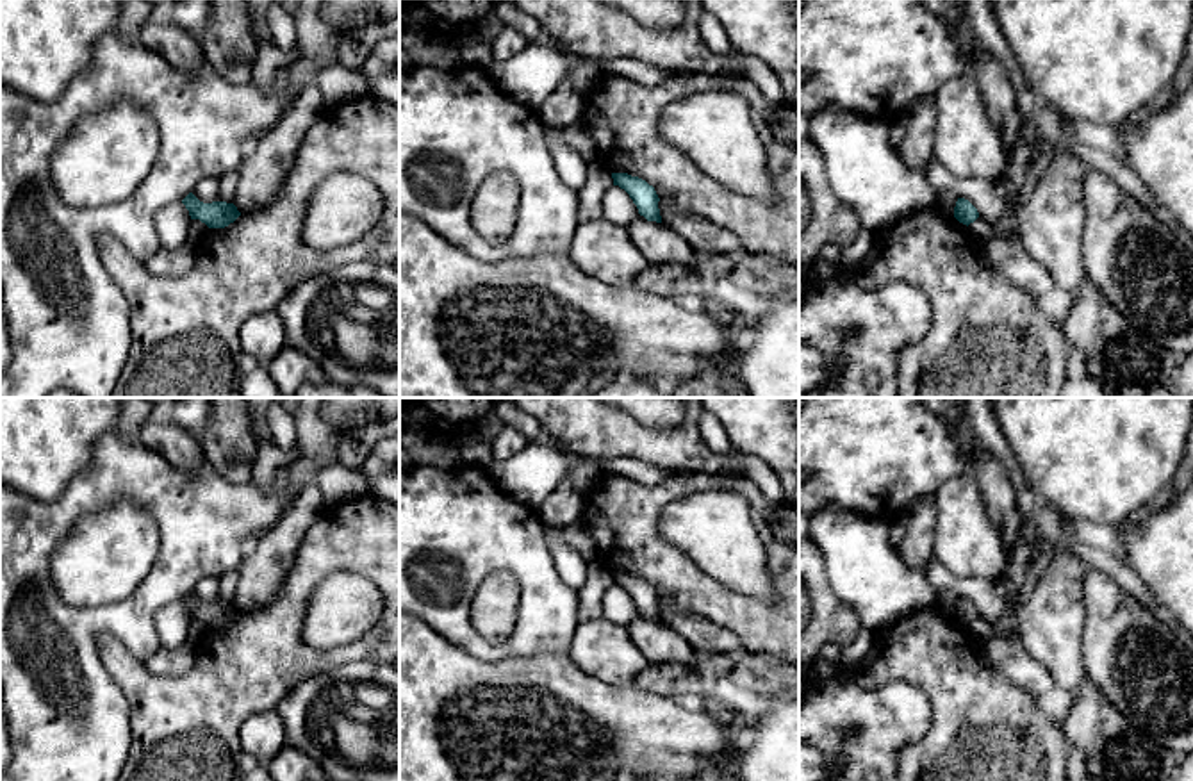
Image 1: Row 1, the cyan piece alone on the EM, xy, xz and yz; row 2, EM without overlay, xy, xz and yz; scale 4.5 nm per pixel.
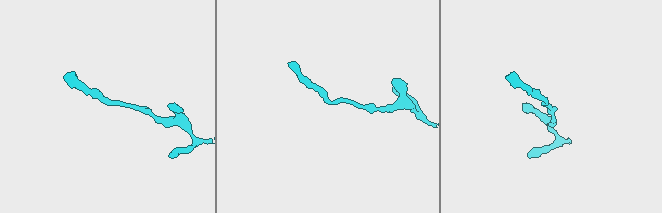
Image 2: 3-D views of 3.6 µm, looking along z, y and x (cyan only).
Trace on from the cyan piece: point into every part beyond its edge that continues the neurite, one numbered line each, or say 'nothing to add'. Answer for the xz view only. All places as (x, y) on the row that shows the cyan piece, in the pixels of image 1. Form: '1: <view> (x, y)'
nothing to add

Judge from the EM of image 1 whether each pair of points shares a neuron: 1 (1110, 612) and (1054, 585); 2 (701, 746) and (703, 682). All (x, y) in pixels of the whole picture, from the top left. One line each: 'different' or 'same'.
1: different
2: different

